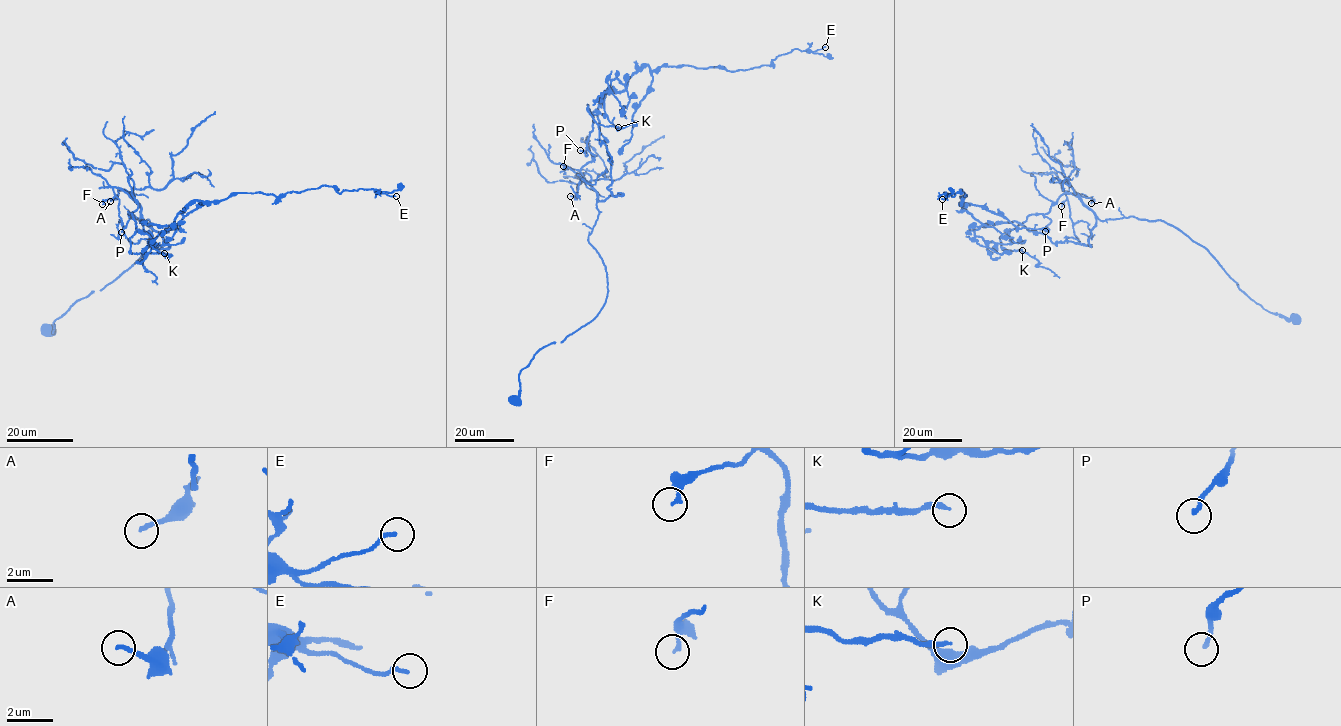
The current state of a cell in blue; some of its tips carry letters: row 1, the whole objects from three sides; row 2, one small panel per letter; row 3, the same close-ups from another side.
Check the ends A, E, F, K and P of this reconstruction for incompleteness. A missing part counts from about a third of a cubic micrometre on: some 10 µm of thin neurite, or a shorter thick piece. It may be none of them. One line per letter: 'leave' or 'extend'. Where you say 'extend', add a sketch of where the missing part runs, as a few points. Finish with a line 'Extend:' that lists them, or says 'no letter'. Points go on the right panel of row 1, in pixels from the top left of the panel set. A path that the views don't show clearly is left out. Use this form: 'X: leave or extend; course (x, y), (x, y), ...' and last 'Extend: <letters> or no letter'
A: leave
E: leave
F: leave
K: extend; course (1022, 250), (1010, 246), (999, 257), (1004, 265), (998, 268)
P: leave
Extend: K

